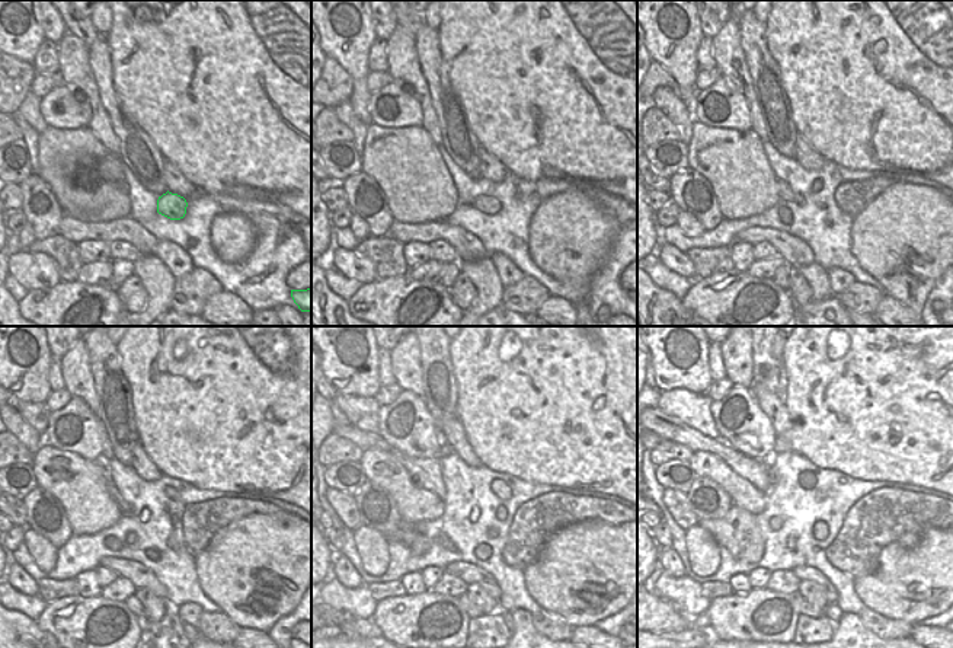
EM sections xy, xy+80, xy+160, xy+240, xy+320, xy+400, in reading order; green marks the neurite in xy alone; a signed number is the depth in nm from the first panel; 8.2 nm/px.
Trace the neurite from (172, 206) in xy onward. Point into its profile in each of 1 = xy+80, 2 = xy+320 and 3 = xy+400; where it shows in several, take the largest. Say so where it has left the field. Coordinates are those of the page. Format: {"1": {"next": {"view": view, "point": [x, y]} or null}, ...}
{"1": {"next": {"view": "xy+80", "point": [486, 204]}}, "2": {"next": {"view": "xy+320", "point": [425, 473]}}, "3": {"next": {"view": "xy+400", "point": [755, 471]}}}

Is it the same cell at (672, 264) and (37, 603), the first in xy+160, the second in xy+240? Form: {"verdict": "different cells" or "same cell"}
{"verdict": "different cells"}

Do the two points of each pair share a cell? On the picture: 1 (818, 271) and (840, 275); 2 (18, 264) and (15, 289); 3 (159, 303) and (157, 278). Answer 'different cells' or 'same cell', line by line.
1: different cells
2: different cells
3: same cell

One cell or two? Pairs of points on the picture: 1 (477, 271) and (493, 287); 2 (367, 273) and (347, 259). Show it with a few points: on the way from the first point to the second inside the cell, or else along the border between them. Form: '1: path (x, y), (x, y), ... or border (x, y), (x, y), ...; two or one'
1: path (482, 275), (489, 283); one
2: path (363, 271), (358, 271), (351, 264); one

